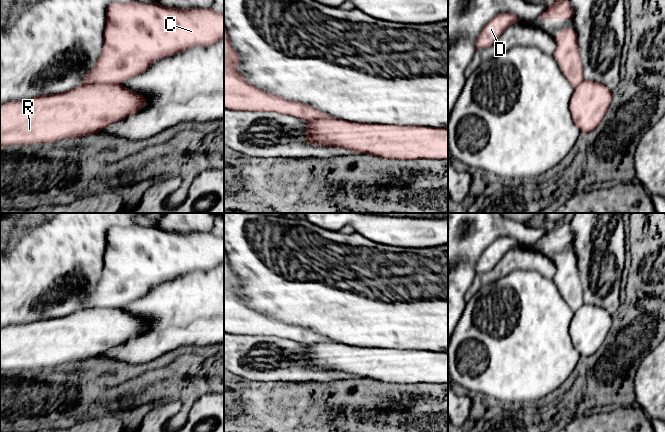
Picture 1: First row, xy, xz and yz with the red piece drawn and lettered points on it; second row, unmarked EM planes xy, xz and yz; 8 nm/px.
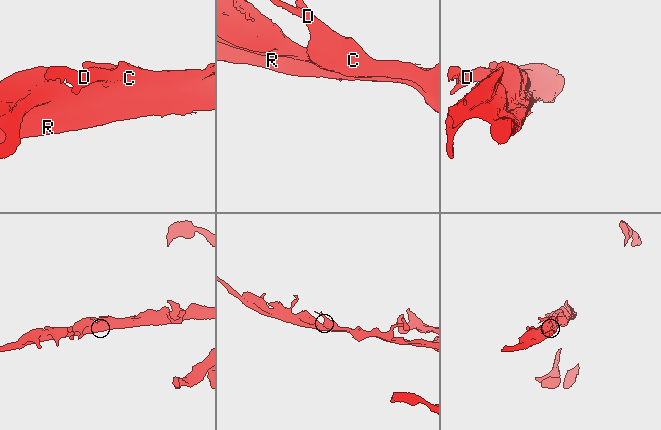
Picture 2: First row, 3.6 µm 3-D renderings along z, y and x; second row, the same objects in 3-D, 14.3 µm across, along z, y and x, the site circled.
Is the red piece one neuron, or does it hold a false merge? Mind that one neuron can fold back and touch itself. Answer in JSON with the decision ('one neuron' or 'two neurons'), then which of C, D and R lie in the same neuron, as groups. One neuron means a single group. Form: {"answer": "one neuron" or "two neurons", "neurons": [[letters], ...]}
{"answer": "two neurons", "neurons": [["C", "D"], ["R"]]}

